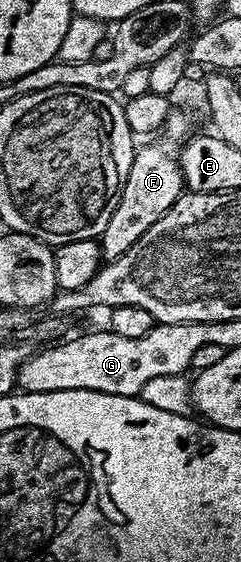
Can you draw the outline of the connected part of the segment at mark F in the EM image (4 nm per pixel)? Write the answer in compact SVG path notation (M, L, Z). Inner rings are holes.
M162 138L148 141L151 142L148 146L140 145L135 151L117 208L101 236L104 259L120 258L129 252L129 248L133 248L133 244L137 244L137 240L141 240L141 236L145 236L145 232L149 232L149 228L153 228L153 224L157 224L157 220L161 220L161 216L165 216L179 195L184 193L183 169L179 167L180 143Z

